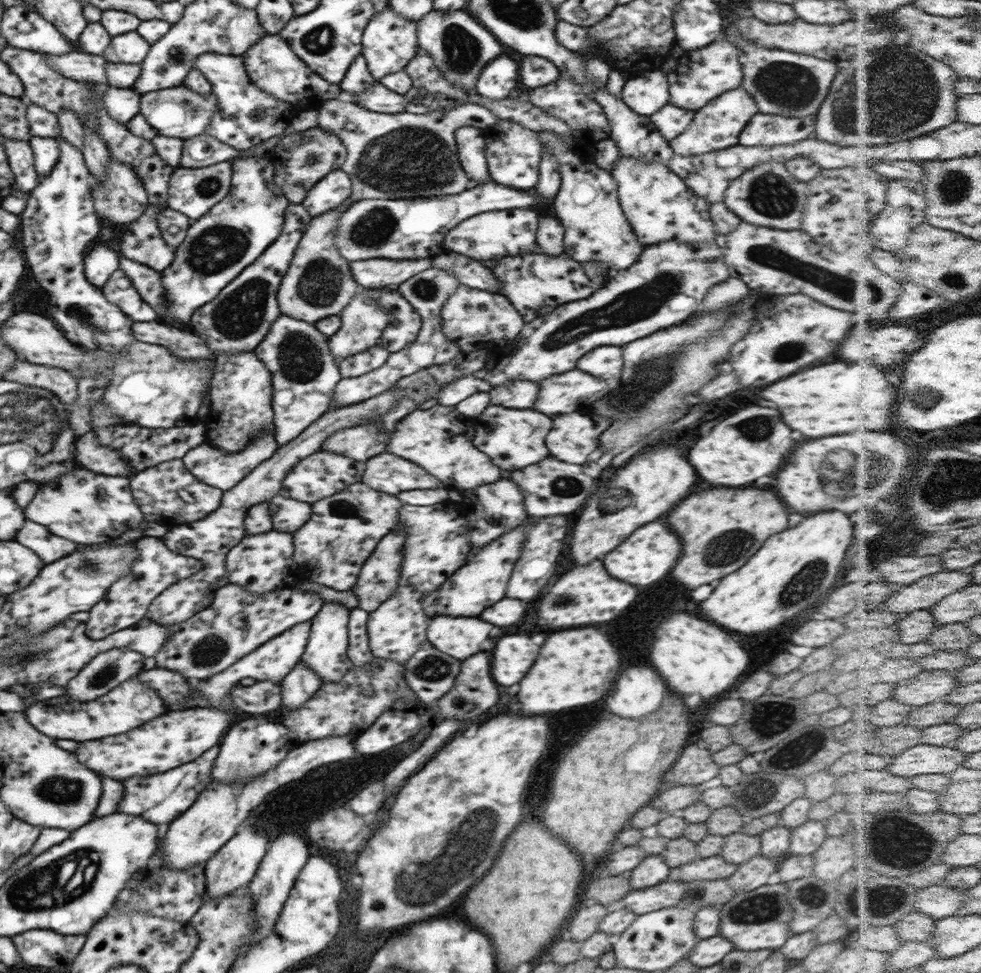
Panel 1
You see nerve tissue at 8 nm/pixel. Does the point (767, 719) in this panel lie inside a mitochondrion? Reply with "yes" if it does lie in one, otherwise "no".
yes

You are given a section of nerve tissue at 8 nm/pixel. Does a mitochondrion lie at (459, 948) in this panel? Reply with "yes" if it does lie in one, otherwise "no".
no

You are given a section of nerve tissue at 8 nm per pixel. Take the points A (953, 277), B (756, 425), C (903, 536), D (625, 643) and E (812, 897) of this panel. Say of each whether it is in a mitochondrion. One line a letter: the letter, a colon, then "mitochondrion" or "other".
A: mitochondrion
B: mitochondrion
C: other
D: other
E: mitochondrion

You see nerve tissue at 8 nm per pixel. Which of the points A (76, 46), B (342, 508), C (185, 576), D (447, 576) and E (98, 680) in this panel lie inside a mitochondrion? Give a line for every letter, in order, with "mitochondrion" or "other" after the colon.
A: other
B: mitochondrion
C: other
D: other
E: mitochondrion

